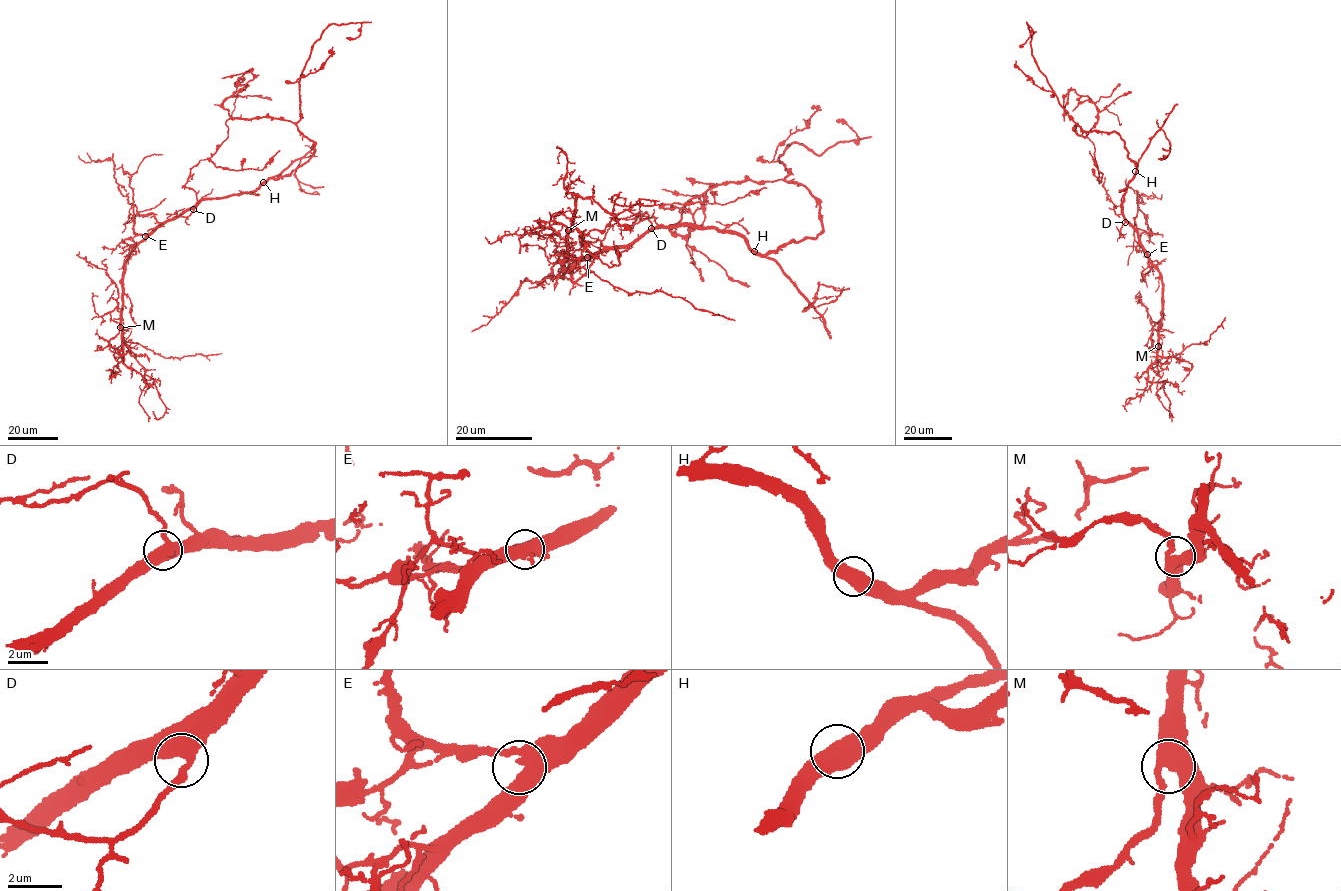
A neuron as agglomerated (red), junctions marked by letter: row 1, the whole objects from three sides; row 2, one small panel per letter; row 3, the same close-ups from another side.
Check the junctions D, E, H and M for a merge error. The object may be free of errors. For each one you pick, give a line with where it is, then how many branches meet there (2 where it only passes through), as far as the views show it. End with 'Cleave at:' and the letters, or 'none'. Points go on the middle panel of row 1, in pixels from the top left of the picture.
Cleave at: none

